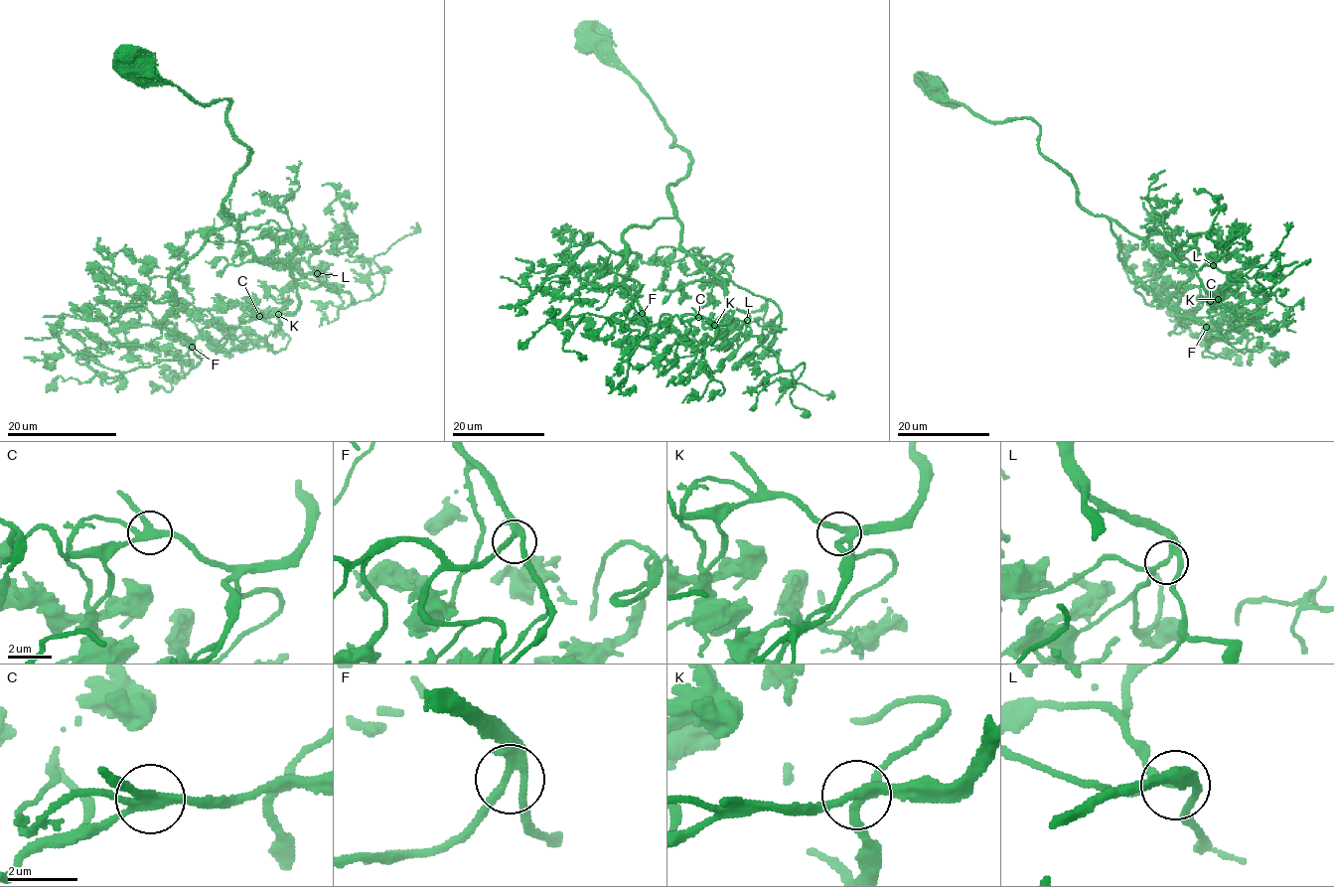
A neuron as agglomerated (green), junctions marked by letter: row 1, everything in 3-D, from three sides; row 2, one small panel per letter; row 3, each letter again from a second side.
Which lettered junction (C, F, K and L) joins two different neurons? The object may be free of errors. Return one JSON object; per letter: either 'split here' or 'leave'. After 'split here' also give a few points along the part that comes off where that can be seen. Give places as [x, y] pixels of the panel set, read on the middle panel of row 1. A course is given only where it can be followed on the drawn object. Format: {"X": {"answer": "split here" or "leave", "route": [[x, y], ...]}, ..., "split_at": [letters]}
{"C": {"answer": "leave"}, "F": {"answer": "leave"}, "K": {"answer": "leave"}, "L": {"answer": "leave"}, "split_at": []}

